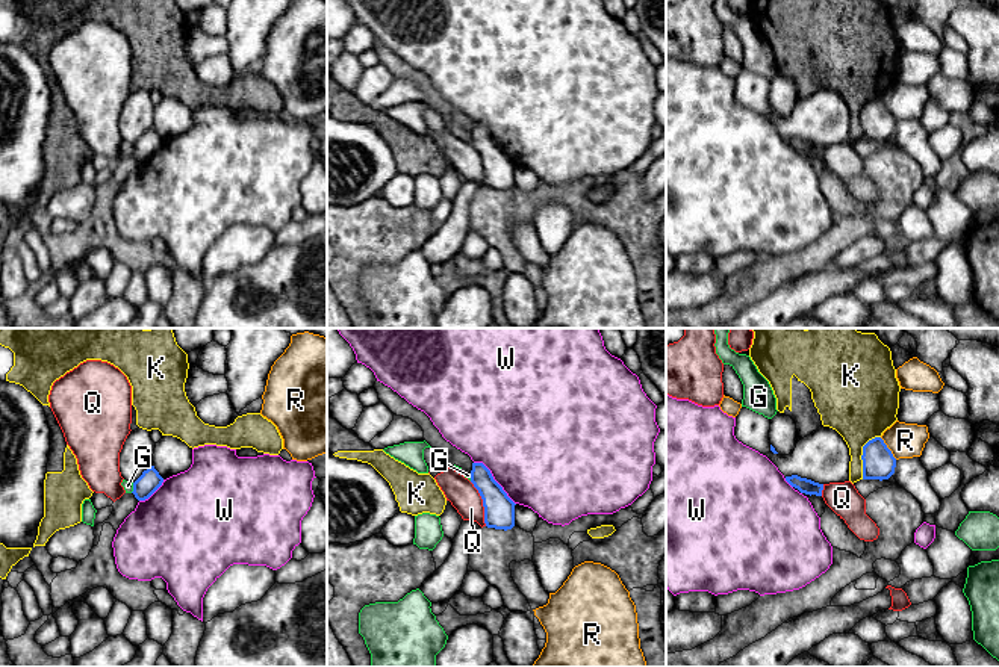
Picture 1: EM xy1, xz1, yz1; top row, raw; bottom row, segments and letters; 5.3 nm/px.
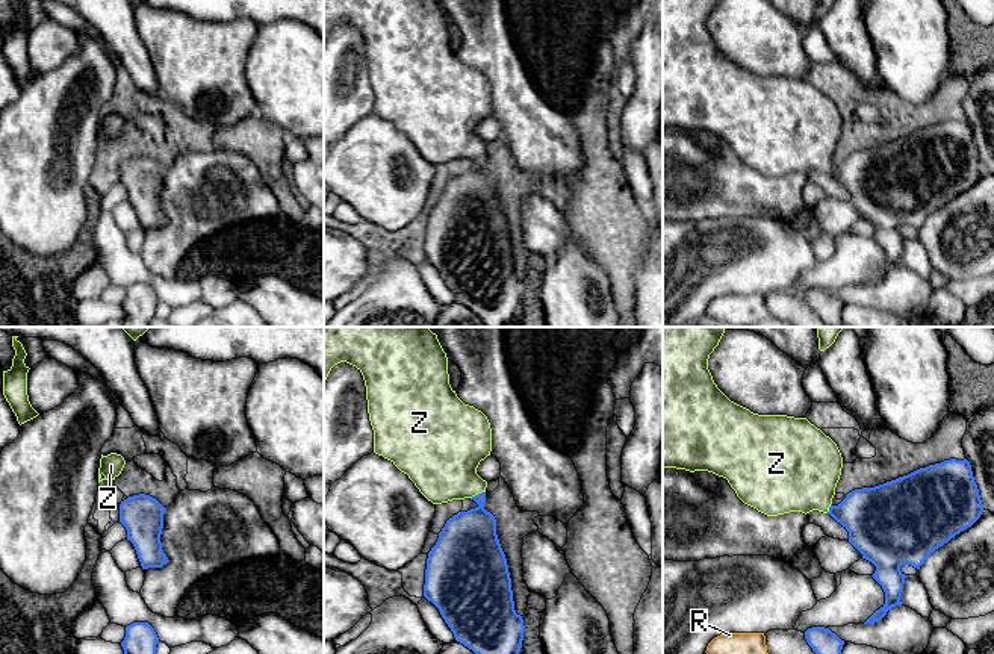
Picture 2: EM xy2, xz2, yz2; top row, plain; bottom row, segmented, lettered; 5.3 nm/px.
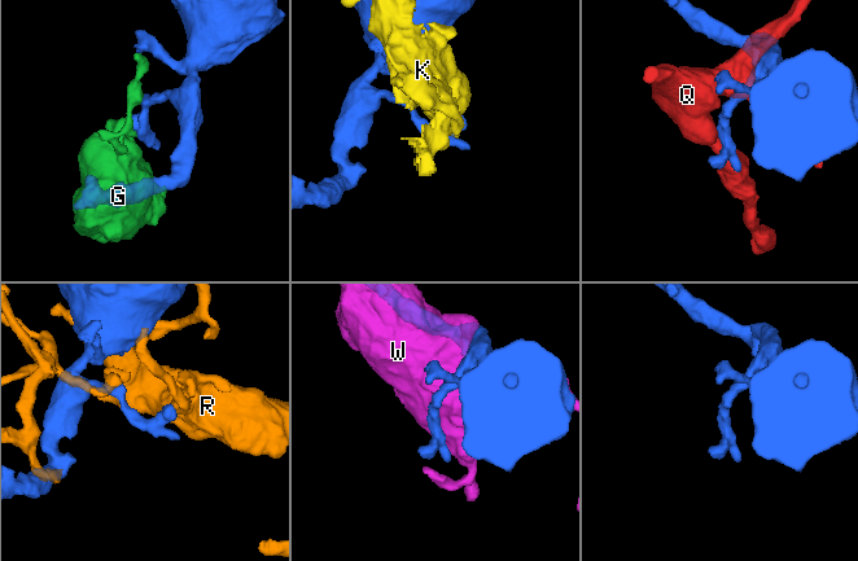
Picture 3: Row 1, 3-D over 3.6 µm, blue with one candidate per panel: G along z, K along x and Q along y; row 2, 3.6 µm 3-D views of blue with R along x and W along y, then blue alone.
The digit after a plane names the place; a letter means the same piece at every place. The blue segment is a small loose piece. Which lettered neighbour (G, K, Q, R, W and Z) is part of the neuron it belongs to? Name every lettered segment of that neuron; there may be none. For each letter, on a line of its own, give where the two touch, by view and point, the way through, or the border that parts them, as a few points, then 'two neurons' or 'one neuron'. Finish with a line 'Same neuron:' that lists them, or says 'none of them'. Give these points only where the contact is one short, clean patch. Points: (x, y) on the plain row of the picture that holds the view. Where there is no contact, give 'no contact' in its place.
G: xy1 (133, 148) | two neurons
K: yz1 (863, 115) | two neurons
Q: xz1 (483, 165) | two neurons
R: yz1 (887, 109) | two neurons
W: xz1 (494, 141) | two neurons
Z: xz2 (478, 155) | across xz2 (469, 200), (478, 185), (478, 155), (442, 124) | one neuron
Same neuron: Z

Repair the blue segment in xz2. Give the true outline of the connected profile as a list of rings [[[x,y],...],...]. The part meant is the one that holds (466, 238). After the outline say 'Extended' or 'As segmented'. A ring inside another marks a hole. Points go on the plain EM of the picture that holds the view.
[[[324,0],[324,42],[340,23],[356,27],[365,41],[368,74],[374,91],[374,114],[407,135],[433,165],[471,159],[478,167],[449,179],[428,213],[424,257],[440,272],[457,303],[472,310],[486,327],[516,322],[523,301],[523,280],[514,271],[511,239],[496,195],[496,180],[484,170],[487,142],[477,135],[481,121],[492,112],[492,89],[487,77],[464,65],[449,45],[448,18],[439,0]]]. Extended

